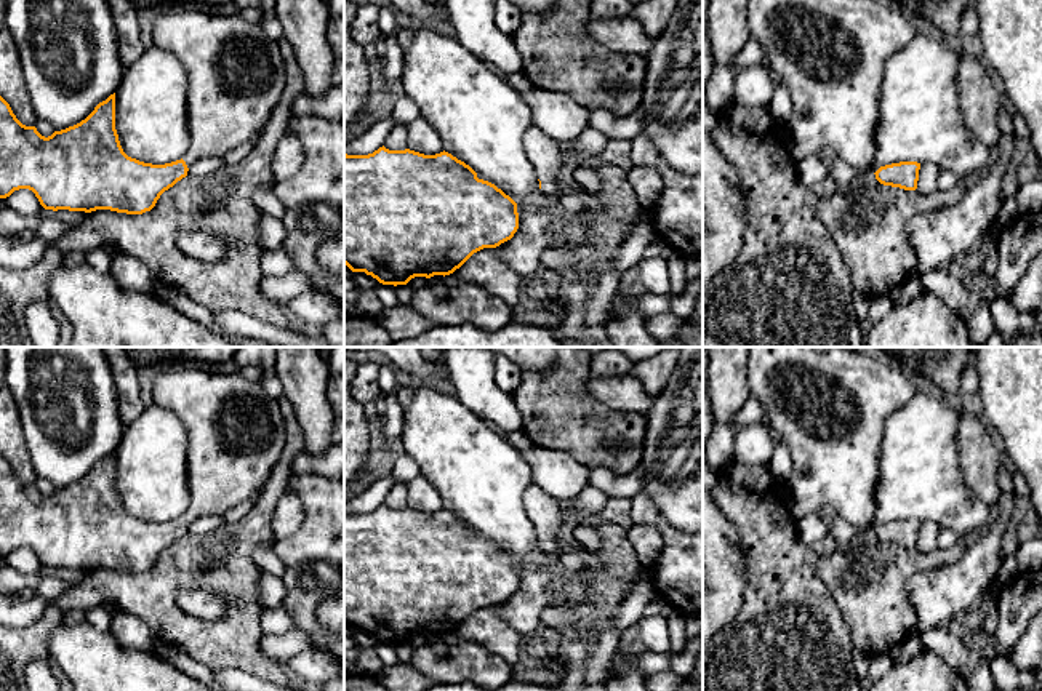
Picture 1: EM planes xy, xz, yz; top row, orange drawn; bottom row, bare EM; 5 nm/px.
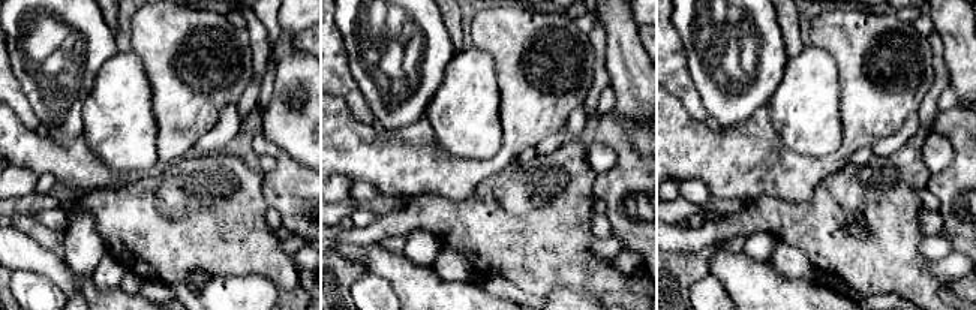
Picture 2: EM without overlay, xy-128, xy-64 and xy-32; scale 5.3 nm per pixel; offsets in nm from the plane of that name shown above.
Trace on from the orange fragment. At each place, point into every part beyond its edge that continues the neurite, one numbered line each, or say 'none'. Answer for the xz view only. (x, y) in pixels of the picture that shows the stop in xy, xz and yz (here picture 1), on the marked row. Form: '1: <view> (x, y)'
1: xz (543, 152)

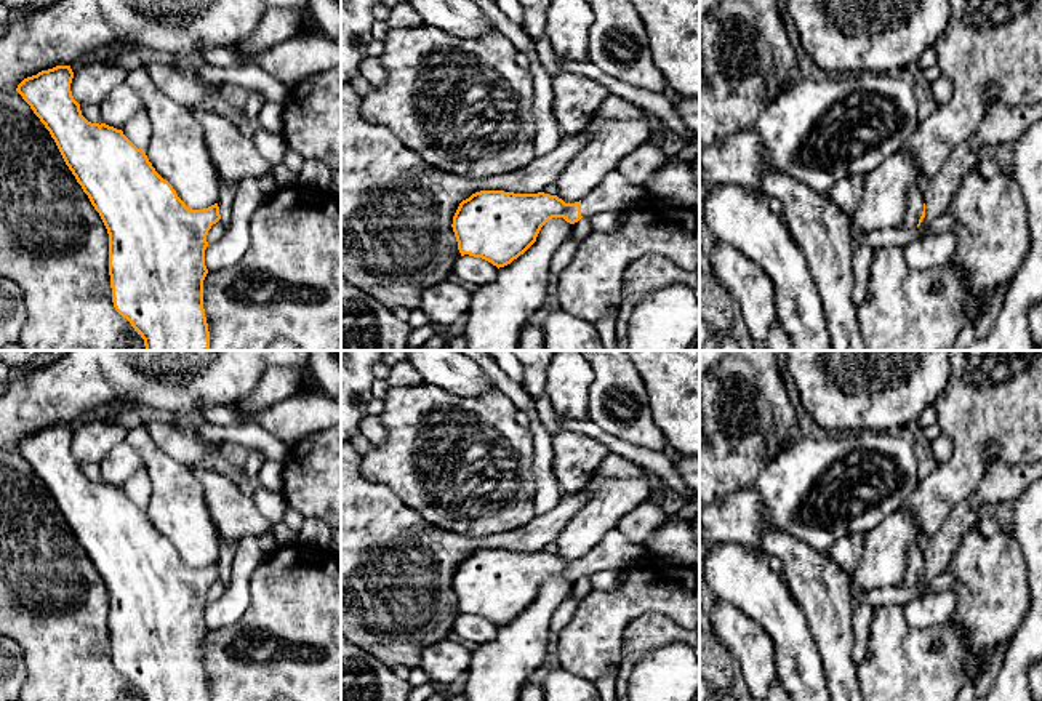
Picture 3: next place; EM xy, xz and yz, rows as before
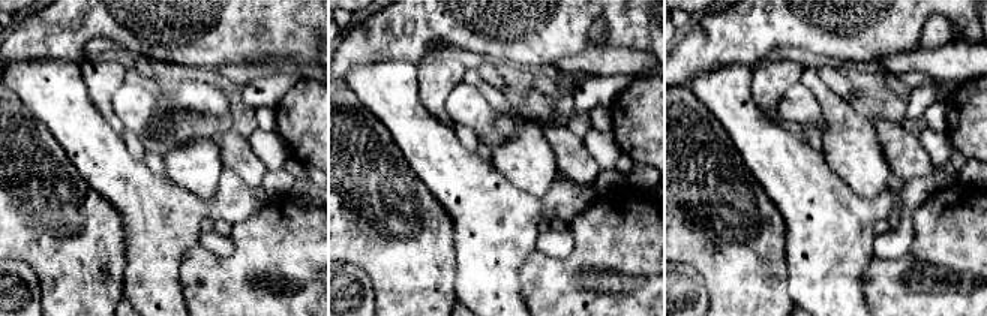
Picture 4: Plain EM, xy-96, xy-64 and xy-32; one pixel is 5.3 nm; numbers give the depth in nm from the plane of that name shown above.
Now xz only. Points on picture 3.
1: xz (615, 192)

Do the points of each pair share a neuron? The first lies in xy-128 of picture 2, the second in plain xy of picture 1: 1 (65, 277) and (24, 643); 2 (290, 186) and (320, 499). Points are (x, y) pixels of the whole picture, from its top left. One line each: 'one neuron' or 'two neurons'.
1: two neurons
2: one neuron

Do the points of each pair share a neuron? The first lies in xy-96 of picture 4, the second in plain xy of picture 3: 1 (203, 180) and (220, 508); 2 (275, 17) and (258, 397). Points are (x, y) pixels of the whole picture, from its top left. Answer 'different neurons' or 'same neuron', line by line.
1: different neurons
2: different neurons

